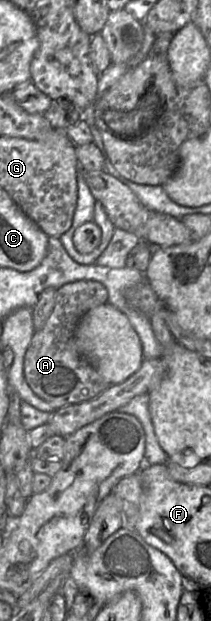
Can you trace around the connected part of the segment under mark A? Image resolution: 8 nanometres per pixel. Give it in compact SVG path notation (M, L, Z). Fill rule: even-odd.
M81 280L64 284L56 290L54 307L45 325L32 336L24 356L24 377L32 391L55 409L89 401L109 387L93 365L80 354L75 344L75 331L82 317L88 311L107 303L107 299L106 288L97 281Z

